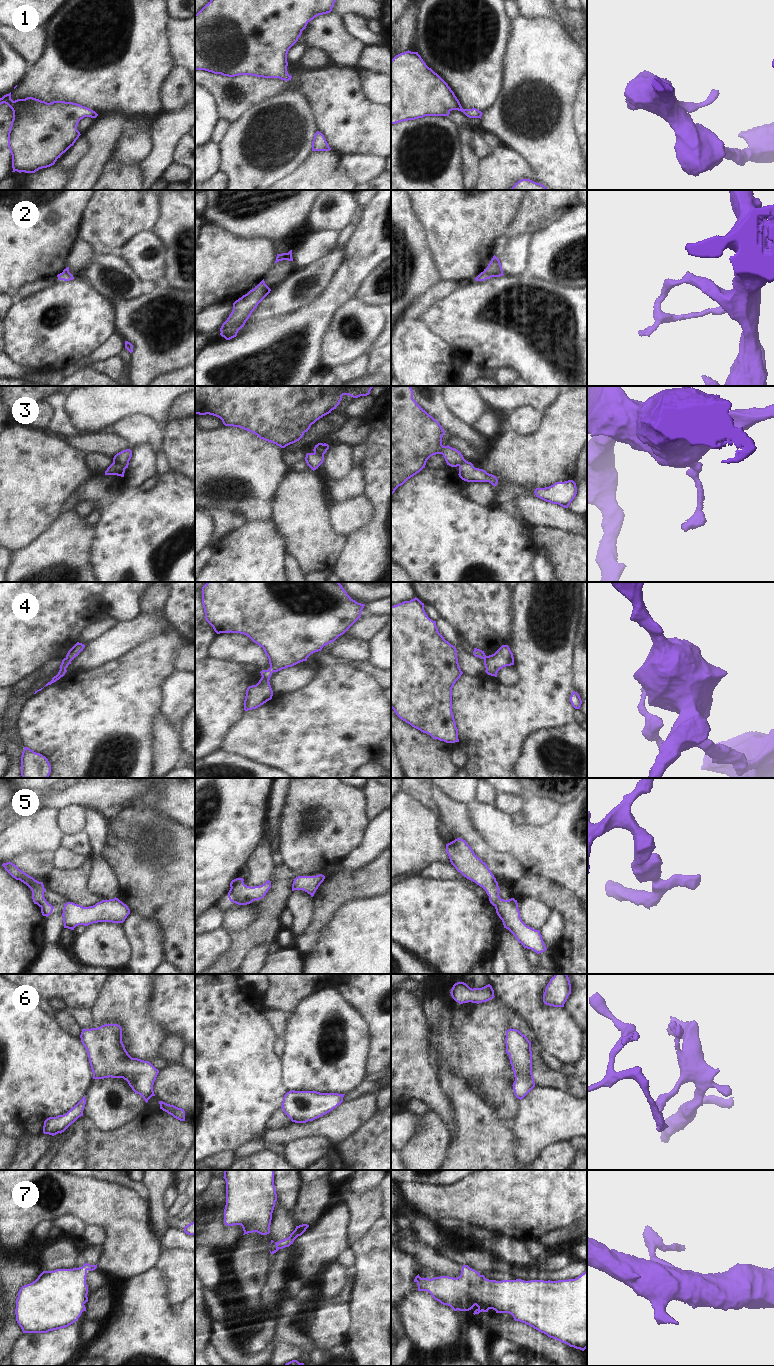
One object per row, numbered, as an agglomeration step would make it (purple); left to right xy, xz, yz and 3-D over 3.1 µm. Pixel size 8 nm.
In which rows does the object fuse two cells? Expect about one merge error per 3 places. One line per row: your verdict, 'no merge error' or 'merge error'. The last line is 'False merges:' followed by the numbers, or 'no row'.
1: no merge error
2: no merge error
3: merge error
4: merge error
5: no merge error
6: no merge error
7: no merge error
False merges: 3, 4

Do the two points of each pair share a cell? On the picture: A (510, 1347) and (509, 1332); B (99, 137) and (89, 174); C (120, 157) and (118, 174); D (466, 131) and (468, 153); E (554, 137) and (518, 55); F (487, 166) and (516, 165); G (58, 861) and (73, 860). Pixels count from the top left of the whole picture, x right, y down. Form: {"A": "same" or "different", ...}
{"A": "different", "B": "same", "C": "different", "D": "same", "E": "same", "F": "same", "G": "same"}

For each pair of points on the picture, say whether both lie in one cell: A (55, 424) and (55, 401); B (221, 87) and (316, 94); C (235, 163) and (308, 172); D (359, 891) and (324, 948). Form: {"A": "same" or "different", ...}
{"A": "same", "B": "same", "C": "different", "D": "different"}

